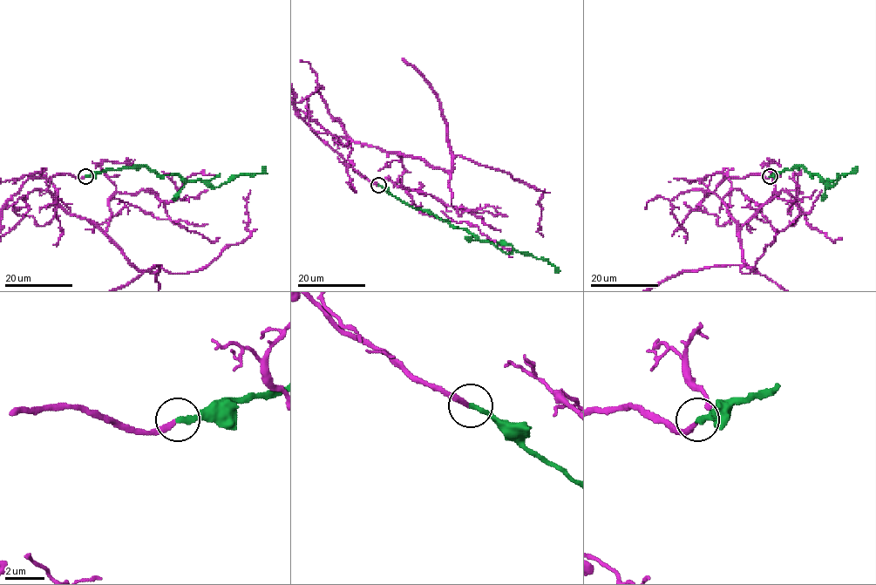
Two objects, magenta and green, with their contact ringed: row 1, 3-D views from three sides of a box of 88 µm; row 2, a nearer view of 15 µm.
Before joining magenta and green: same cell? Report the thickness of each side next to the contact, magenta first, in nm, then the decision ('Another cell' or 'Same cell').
Thickness 240 nm (magenta) against 260 nm. Same cell

